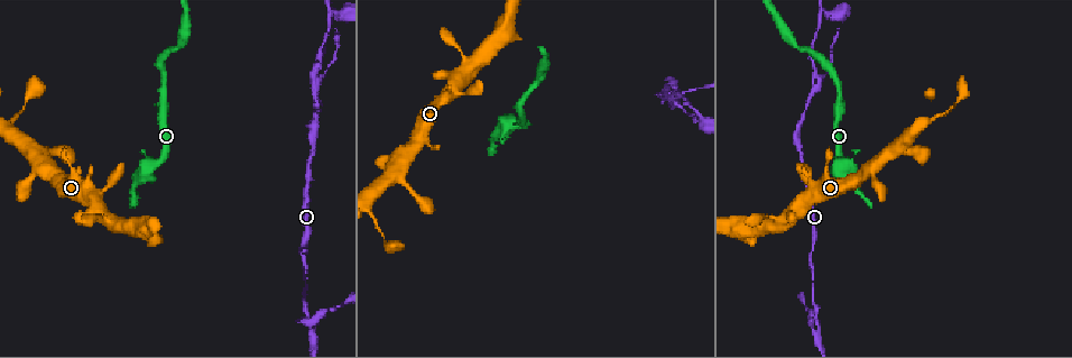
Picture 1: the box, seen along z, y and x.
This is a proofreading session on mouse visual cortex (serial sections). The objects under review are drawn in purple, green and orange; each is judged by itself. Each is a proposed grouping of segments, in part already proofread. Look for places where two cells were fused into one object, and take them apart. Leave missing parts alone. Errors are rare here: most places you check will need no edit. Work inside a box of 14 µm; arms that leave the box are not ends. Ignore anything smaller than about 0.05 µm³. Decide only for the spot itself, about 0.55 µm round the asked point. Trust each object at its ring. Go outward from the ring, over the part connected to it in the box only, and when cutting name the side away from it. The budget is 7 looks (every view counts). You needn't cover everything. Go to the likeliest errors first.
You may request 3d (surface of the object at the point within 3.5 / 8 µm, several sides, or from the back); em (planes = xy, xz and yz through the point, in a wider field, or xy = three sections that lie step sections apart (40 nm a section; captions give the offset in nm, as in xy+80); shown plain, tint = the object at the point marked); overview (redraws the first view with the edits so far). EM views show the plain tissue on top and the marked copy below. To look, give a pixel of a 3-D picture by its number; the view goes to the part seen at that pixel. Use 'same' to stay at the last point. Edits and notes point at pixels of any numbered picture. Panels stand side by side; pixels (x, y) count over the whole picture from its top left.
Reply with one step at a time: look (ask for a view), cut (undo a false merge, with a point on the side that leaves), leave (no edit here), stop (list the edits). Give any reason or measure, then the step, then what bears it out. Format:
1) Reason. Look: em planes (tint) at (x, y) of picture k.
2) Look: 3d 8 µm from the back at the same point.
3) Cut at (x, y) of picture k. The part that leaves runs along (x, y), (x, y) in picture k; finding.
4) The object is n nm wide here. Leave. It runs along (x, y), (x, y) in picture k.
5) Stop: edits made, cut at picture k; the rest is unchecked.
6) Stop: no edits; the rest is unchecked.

Look: 3d 3.5 µm at (819, 15) of picture 1.

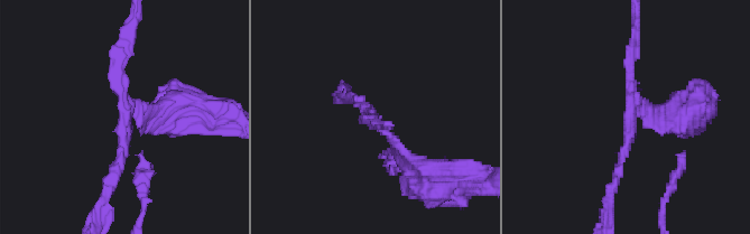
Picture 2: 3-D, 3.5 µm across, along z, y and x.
Look: em xy step 2 (tint) at (631, 119) of picture 2.

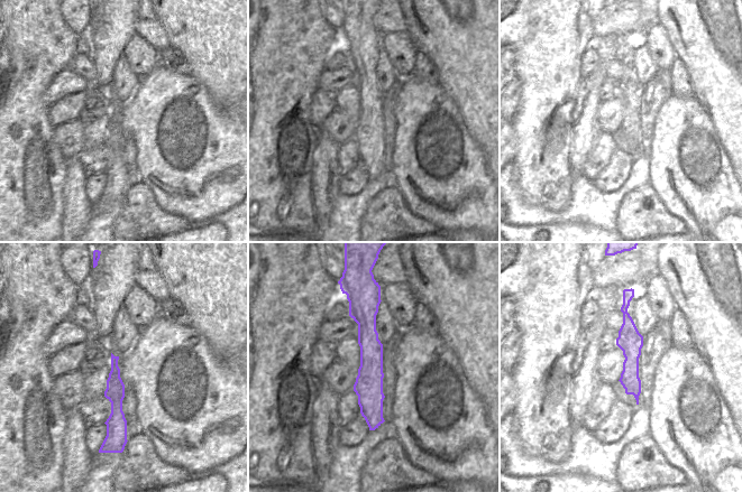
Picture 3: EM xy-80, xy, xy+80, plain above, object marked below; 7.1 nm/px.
Look: em xy step 5 (tint) at the same point.

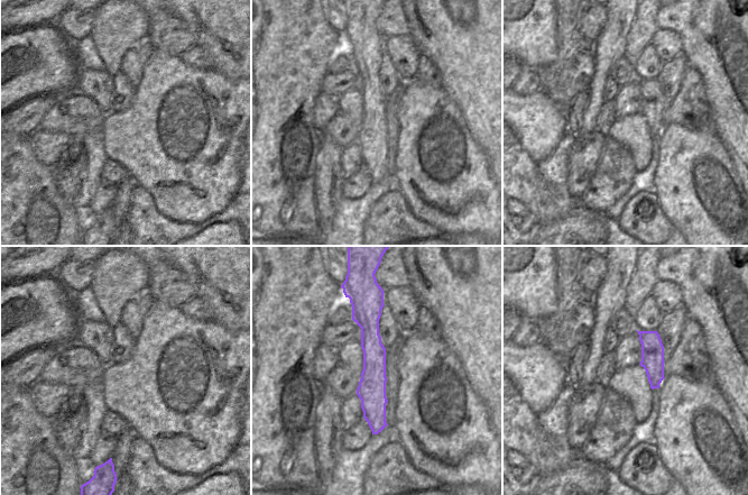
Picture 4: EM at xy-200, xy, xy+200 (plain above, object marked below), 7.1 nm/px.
Cut at (126, 53) of picture 2. A second cell is stuck on.

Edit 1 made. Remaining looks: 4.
Calibre changes. Look: 3d 3.5 µm at (137, 184) of picture 1.

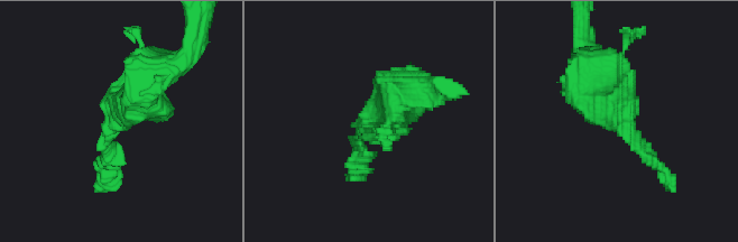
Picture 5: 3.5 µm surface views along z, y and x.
Look: em xy step 3 (tint) at (112, 124) of picture 5.

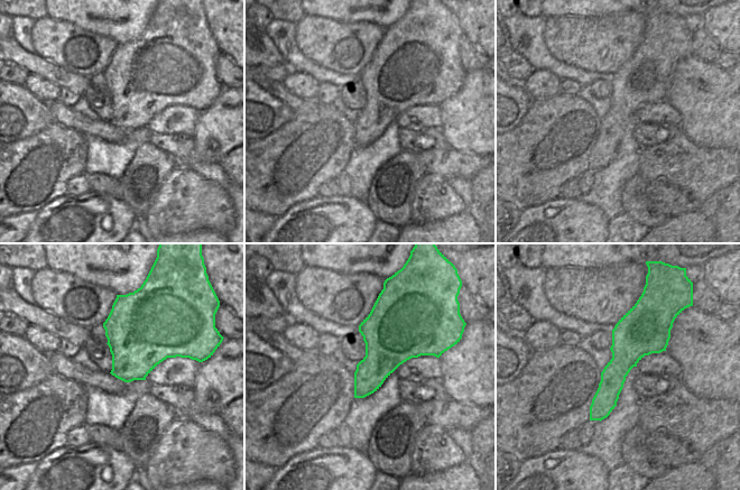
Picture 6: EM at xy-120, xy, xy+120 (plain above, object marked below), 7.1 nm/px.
Leave. It runs along (583, 72), (670, 183) in picture 5; continuous, no second cell.

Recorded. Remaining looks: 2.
Narrows sharply. Look: 3d 8 µm at (811, 253) of picture 1.

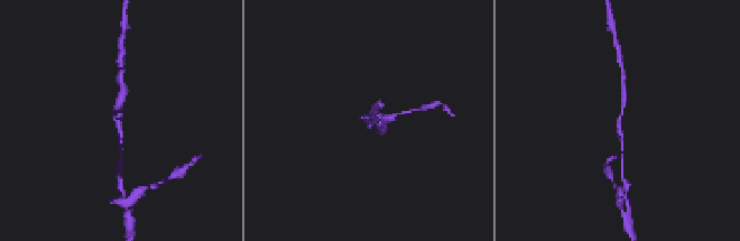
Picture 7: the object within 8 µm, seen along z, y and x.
The arms are 100, 150 nm wide. Look: em planes (tint) at (366, 115) of picture 7.

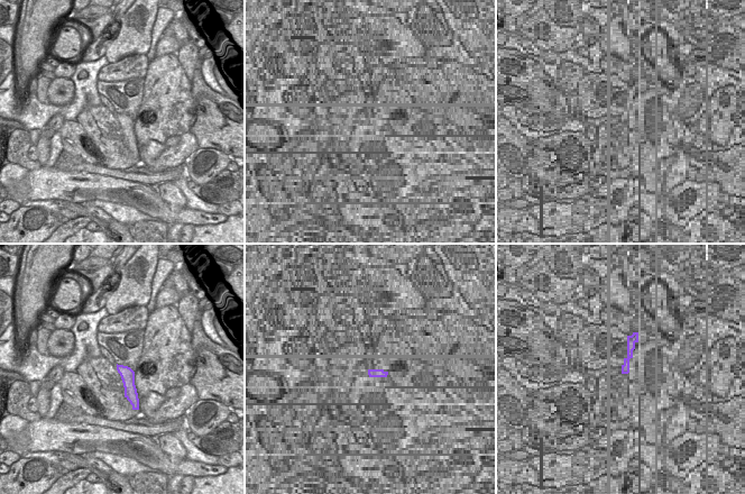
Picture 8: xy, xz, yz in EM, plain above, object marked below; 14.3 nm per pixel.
Leave. It runs along (623, 85), (622, 111), (619, 119), (621, 150) in picture 7; continuous, no second cell.

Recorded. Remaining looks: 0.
Stop: edits made, cut at picture 2; the rest is unchecked.

